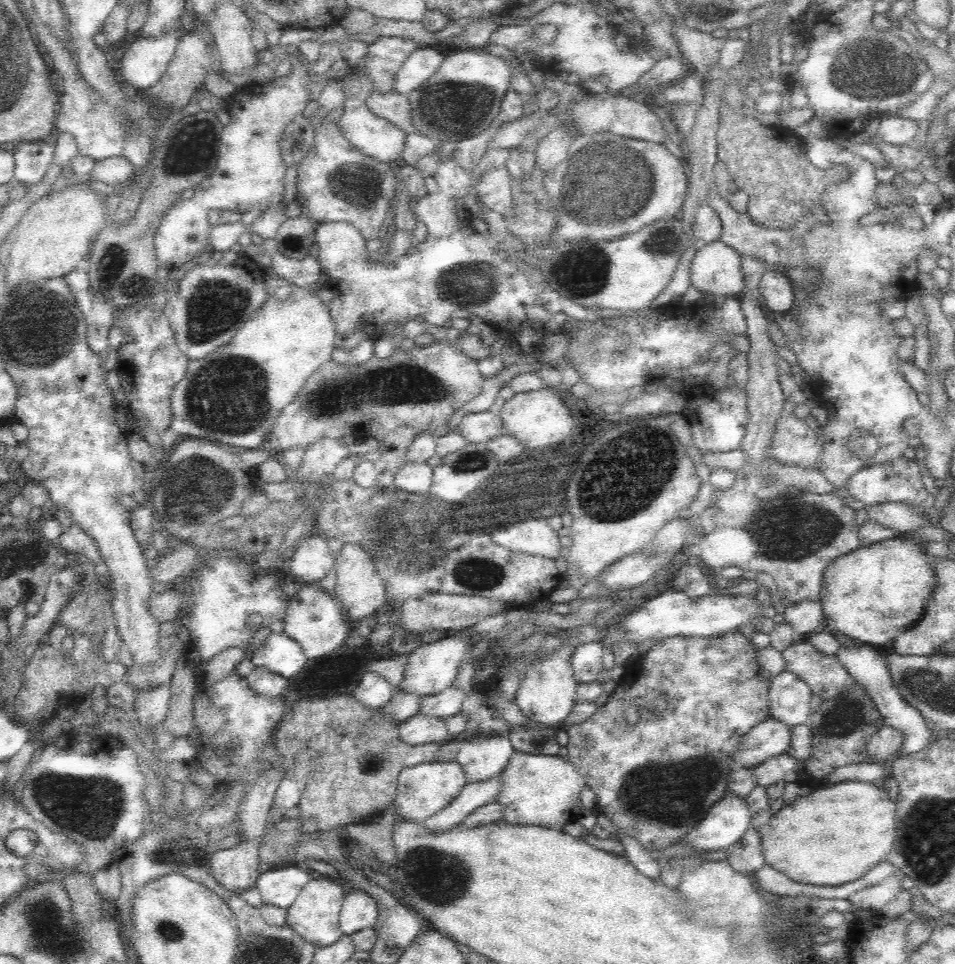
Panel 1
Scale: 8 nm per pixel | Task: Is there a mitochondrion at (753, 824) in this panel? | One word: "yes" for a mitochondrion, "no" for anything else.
no

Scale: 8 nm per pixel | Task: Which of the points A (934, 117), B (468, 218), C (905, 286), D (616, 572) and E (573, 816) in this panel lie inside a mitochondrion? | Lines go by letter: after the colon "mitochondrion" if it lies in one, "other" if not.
A: other
B: other
C: other
D: other
E: other

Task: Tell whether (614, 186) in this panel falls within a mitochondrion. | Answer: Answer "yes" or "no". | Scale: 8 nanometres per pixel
yes

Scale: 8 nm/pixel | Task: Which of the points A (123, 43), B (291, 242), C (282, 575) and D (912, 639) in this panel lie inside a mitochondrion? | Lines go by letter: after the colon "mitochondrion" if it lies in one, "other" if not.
A: other
B: mitochondrion
C: other
D: other

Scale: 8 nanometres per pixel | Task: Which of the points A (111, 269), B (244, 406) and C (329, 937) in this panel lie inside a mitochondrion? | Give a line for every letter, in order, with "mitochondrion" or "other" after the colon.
A: mitochondrion
B: mitochondrion
C: other

